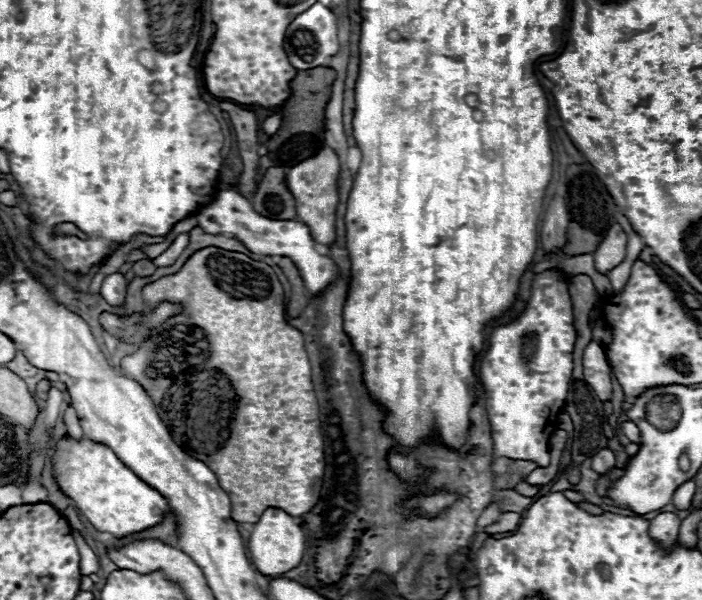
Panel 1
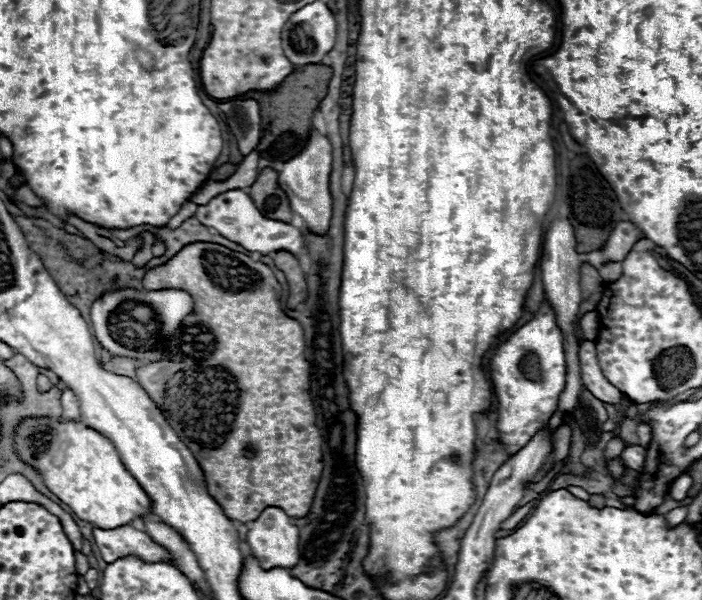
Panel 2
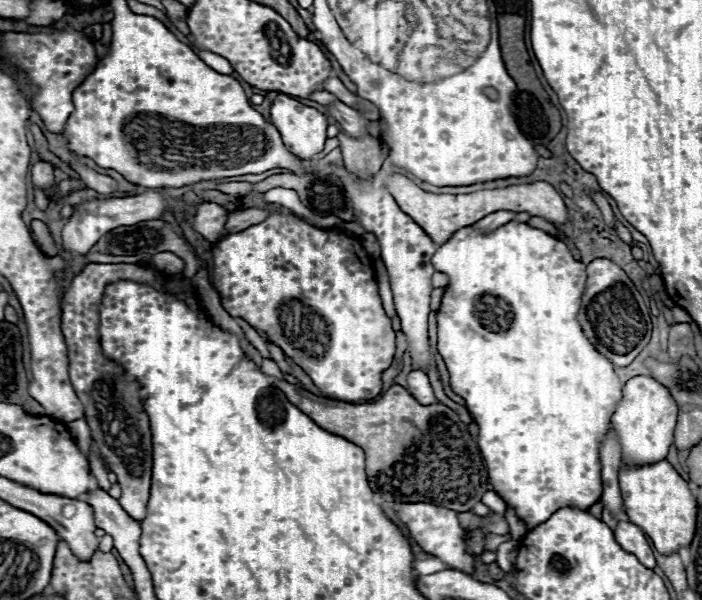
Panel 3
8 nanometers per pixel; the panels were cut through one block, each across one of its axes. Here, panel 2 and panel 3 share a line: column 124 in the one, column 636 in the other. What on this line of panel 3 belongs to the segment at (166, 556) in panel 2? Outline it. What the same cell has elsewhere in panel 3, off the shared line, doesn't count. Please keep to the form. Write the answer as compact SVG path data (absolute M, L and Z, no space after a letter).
M618 522L616 530L614 530L614 536L616 536L616 542L618 542L624 550L636 554L636 558L638 558L644 566L648 566L650 570L656 568L656 560L654 560L654 554L652 554L650 544L648 544L648 540L646 540L646 534L644 534L636 524Z

